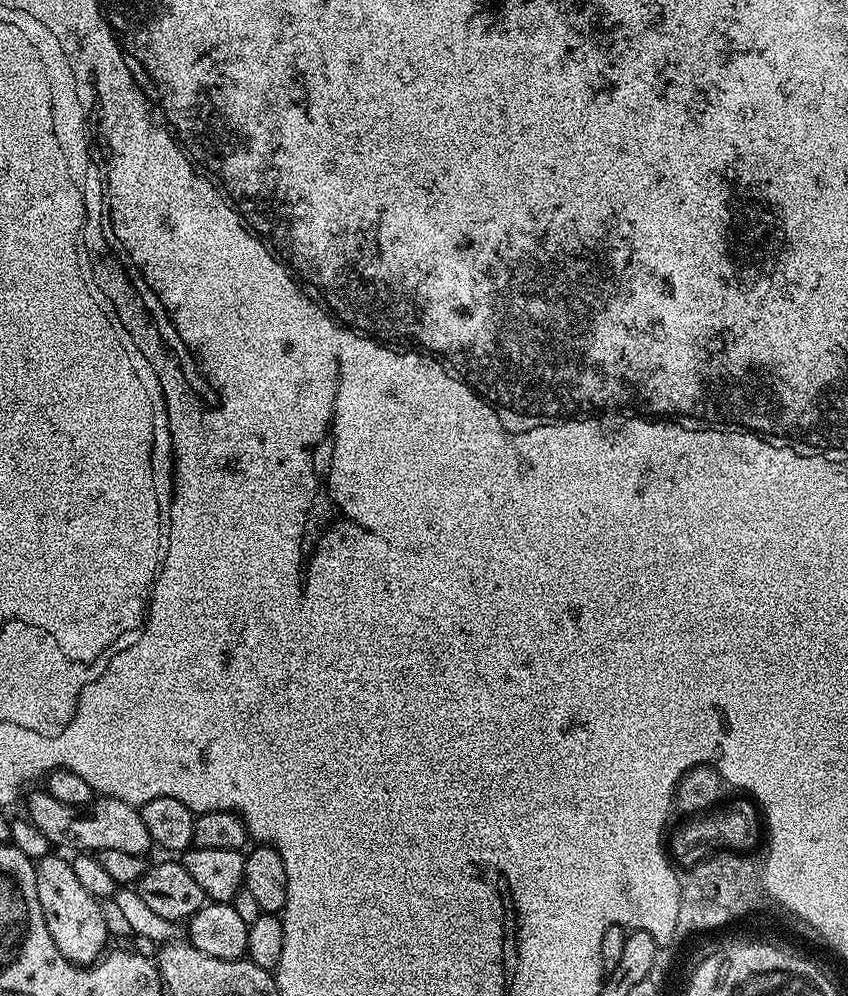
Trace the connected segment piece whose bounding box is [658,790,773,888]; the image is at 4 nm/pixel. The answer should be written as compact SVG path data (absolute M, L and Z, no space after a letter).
M734 790L724 792L720 798L712 800L712 808L704 812L704 816L678 816L662 828L662 838L658 838L659 850L663 855L664 865L667 872L671 873L672 880L675 881L674 888L688 888L694 880L702 880L702 872L696 872L708 862L720 862L720 858L738 858L744 860L744 856L756 856L756 852L768 852L768 857L772 854L772 829L764 809L762 801L754 794L738 794L734 796Z

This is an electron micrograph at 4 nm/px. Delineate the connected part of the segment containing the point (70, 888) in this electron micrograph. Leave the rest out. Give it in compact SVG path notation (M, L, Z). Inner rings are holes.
M56 854L40 858L36 864L36 881L42 918L46 918L46 930L50 930L50 938L54 938L58 950L62 950L65 958L77 962L95 962L105 955L110 937L106 921L102 918L100 900L78 882L71 859L63 860Z

